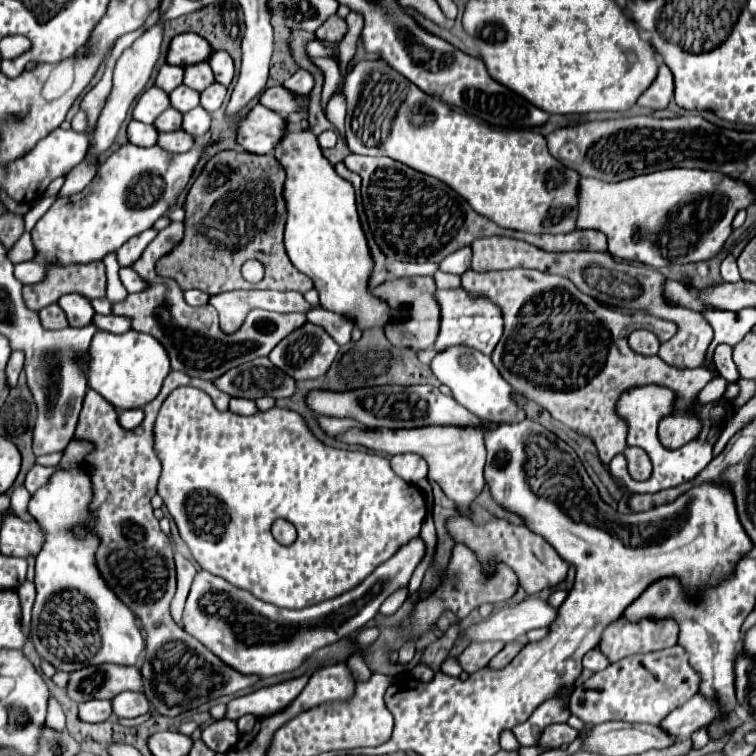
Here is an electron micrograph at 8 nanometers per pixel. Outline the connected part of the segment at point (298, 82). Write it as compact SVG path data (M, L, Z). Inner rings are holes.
M298 70L284 82L284 86L290 88L294 94L310 94L310 90L314 88L314 76L308 70Z

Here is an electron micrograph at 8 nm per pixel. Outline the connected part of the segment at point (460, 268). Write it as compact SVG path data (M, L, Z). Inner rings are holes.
M464 246L464 248L456 250L456 254L444 258L440 262L440 270L452 272L452 274L464 274L466 270L470 270L470 258L472 258L472 248Z

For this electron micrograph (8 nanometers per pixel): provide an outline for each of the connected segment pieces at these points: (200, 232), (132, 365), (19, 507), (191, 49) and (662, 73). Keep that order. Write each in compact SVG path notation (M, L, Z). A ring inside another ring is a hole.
M246 150L218 152L204 166L186 196L184 238L156 264L160 276L174 278L182 290L198 288L212 294L226 290L296 290L300 294L314 288L312 280L298 272L282 242L288 210L284 202L286 170L272 154L252 154ZM256 258L264 264L266 274L258 284L242 278L240 268L246 260Z
M128 330L126 334L96 332L90 344L88 362L88 386L102 394L118 410L144 408L162 390L166 374L170 374L170 362L164 346L150 334Z
M20 486L20 488L16 488L12 492L12 510L14 510L14 514L18 518L22 518L22 520L32 522L34 518L28 514L28 502L30 502L30 494L28 494L28 490L24 486Z
M180 34L170 42L168 62L174 66L192 66L198 62L206 62L212 56L212 48L198 34Z
M660 62L660 70L652 86L638 98L638 106L646 106L652 110L664 110L673 100L674 78L664 62Z

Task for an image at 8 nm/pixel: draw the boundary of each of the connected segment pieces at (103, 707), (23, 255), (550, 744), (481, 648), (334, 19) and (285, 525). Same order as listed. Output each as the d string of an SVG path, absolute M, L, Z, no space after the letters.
M88 700L88 702L80 704L78 716L84 722L104 722L112 716L112 704L100 702L100 700Z
M24 232L22 238L14 244L14 248L8 252L8 258L12 264L18 264L22 260L30 260L36 256L36 250L34 250L34 244L30 240L30 232Z
M552 724L548 726L540 740L538 740L538 746L544 746L544 748L560 748L562 744L570 744L574 738L578 736L578 730L570 728L568 724Z
M478 642L478 644L468 644L466 650L456 658L458 664L468 672L476 672L484 668L494 654L498 654L504 648L504 642Z
M336 14L330 16L318 30L316 30L316 38L330 42L330 44L338 44L346 34L346 22L342 18L338 18Z
M282 518L272 524L272 534L284 546L288 546L288 544L292 544L296 540L296 528L288 520L282 520Z

